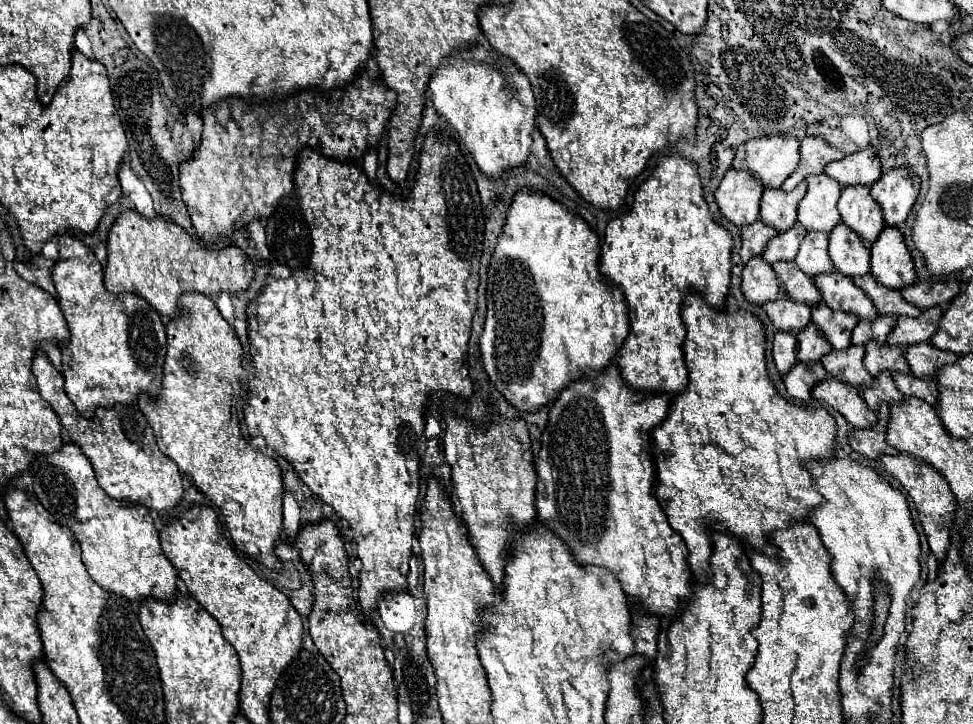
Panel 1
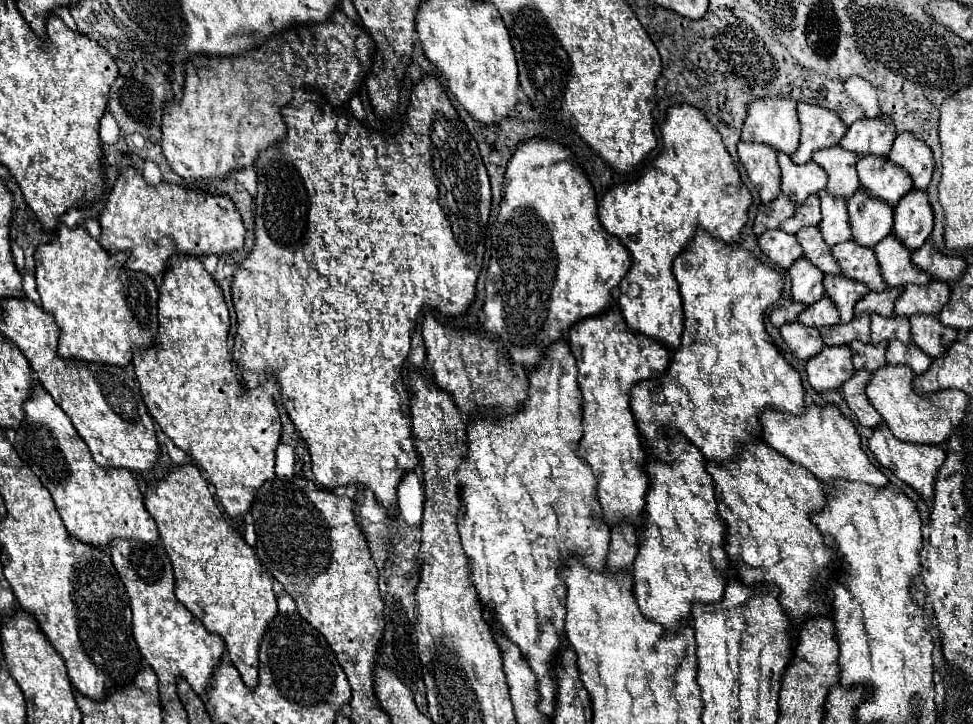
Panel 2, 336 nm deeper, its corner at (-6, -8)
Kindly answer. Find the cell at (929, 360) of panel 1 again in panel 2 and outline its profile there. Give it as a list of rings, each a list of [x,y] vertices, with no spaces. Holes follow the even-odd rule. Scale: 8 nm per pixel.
[[[913,315],[911,321],[911,341],[919,345],[929,357],[939,357],[945,353],[945,347],[949,347],[957,339],[957,331],[951,327],[941,325],[941,321],[935,315]]]

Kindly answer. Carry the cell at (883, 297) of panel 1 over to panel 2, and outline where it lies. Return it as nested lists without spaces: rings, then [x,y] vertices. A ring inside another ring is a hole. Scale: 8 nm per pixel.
[[[889,233],[889,237],[885,237],[881,243],[875,245],[875,255],[879,259],[881,273],[883,273],[887,287],[909,285],[909,283],[923,285],[931,281],[929,273],[913,265],[909,249],[905,249],[905,245],[897,241],[895,233]]]

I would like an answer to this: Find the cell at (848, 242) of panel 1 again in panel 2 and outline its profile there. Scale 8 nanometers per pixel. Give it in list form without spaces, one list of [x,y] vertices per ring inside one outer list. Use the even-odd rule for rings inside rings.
[[[857,189],[853,197],[847,199],[853,239],[859,245],[875,247],[885,235],[893,231],[893,207],[877,197]]]

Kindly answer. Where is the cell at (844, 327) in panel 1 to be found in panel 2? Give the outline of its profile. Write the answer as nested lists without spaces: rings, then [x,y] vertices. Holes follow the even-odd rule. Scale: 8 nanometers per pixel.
[[[825,275],[825,295],[835,301],[841,323],[849,323],[853,319],[853,307],[867,291],[867,285],[861,281],[843,275]]]

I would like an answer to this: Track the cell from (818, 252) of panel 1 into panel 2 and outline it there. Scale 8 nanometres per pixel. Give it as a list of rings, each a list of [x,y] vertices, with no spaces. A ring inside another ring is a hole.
[[[827,189],[819,191],[823,219],[819,223],[823,239],[829,247],[847,241],[851,237],[851,221],[847,215],[847,203],[843,197],[831,195]]]

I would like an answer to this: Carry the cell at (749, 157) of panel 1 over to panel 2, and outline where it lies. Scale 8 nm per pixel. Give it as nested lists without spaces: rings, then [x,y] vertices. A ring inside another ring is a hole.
[[[761,97],[749,103],[741,141],[755,141],[791,155],[799,143],[797,103],[783,97]]]

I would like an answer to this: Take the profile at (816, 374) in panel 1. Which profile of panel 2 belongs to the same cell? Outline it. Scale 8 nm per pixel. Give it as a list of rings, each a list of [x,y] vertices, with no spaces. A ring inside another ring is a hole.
[[[791,321],[791,323],[783,323],[779,327],[779,331],[781,331],[785,343],[791,347],[793,355],[799,357],[801,361],[811,359],[823,347],[817,327],[807,327],[807,325],[801,325],[799,321]]]

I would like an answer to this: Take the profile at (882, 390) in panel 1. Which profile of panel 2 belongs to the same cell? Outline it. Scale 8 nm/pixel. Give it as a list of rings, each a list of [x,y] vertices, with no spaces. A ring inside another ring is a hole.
[[[853,341],[851,345],[851,353],[853,353],[853,365],[855,369],[869,369],[871,373],[879,367],[883,367],[885,361],[885,349],[887,343],[881,345],[867,345],[863,341]]]

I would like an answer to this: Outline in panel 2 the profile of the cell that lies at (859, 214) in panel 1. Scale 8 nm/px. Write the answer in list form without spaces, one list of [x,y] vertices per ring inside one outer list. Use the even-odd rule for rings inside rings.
[[[863,155],[857,161],[857,173],[867,193],[887,201],[889,205],[897,205],[899,199],[913,187],[909,173],[903,167],[891,163],[889,157]]]

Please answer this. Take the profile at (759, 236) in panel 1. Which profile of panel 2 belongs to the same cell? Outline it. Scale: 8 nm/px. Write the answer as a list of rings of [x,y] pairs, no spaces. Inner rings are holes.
[[[779,195],[775,197],[771,203],[765,203],[765,205],[759,205],[759,213],[757,213],[757,219],[755,219],[755,235],[759,237],[763,231],[769,231],[769,229],[777,229],[785,219],[789,219],[791,215],[795,213],[795,205],[793,201],[789,201],[787,195]]]

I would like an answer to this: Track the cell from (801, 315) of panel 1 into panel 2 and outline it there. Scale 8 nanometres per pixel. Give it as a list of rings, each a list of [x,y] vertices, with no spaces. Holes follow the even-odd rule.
[[[805,257],[797,259],[789,267],[789,277],[791,277],[791,285],[793,285],[791,293],[793,293],[795,301],[805,303],[805,305],[813,305],[815,301],[819,301],[823,297],[823,293],[825,293],[823,273]]]

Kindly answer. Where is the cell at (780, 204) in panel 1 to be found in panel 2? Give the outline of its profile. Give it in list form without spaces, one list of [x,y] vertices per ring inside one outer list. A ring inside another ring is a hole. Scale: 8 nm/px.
[[[779,153],[779,167],[781,167],[781,191],[787,197],[791,197],[791,201],[797,205],[805,201],[811,193],[817,193],[827,185],[827,173],[815,161],[797,165],[791,161],[789,155]]]

